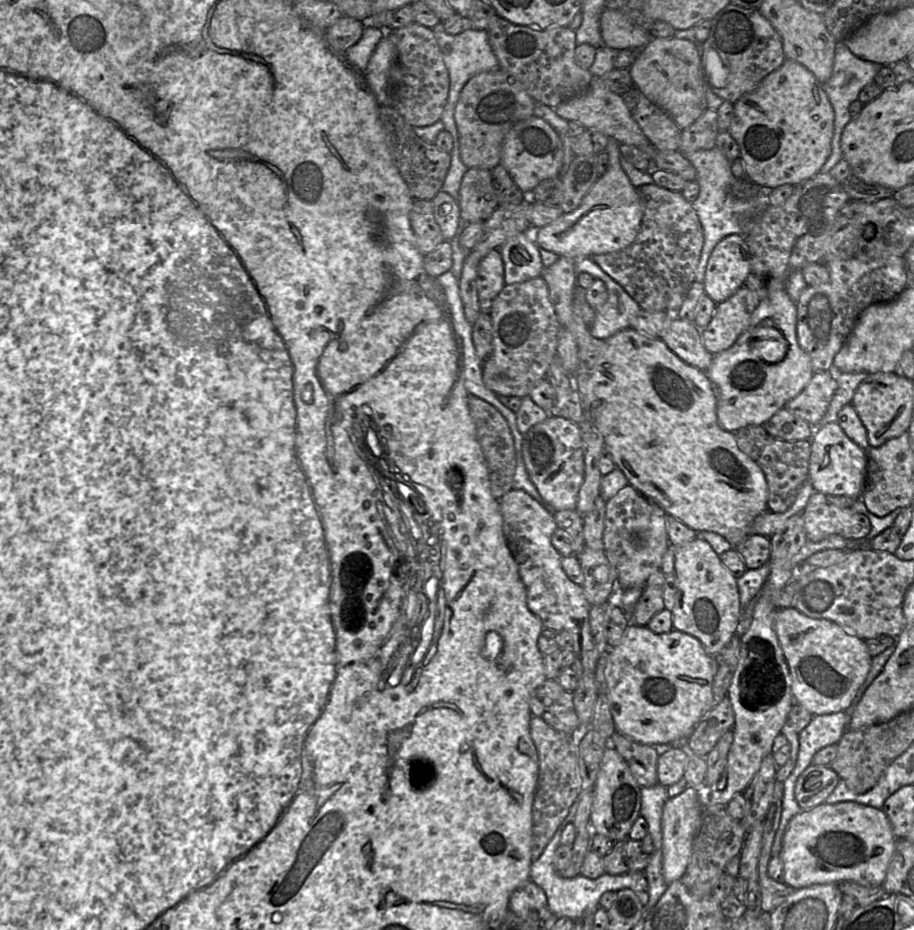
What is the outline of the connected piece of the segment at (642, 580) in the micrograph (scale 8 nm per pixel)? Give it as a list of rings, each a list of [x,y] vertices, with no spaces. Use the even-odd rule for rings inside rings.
[[[630,484],[606,502],[604,551],[617,571],[619,591],[645,586],[649,576],[661,570],[664,553],[670,546],[666,517],[666,512],[656,501]]]

